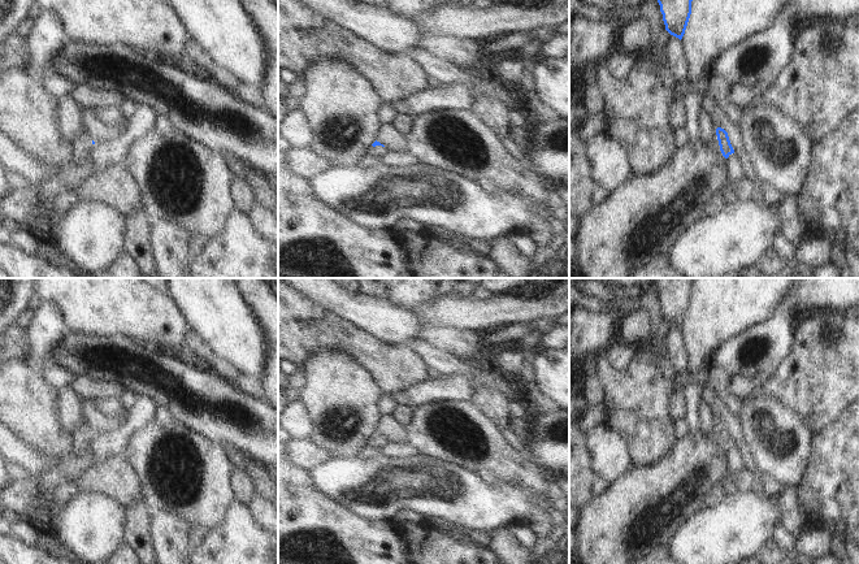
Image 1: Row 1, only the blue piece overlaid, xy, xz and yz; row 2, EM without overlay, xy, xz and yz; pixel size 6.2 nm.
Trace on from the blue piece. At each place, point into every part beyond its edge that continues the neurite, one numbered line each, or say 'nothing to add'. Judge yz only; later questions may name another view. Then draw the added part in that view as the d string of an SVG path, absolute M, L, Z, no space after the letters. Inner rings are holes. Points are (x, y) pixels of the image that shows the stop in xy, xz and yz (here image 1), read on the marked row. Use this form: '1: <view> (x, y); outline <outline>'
1: yz (734, 168); outline M734 152L729 155L725 162L728 170L728 183L733 186L734 182L738 182L743 178L743 166L738 155Z

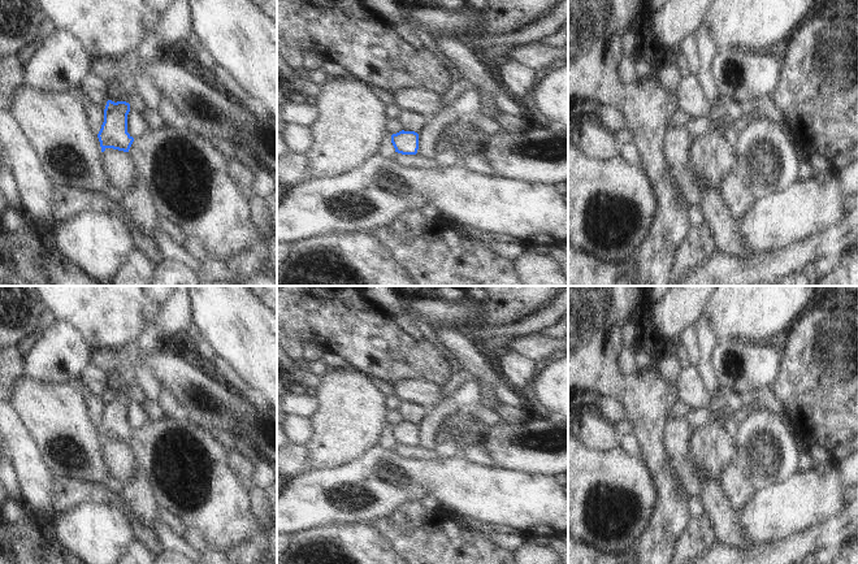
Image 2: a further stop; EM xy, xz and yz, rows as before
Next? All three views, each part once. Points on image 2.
nothing to add

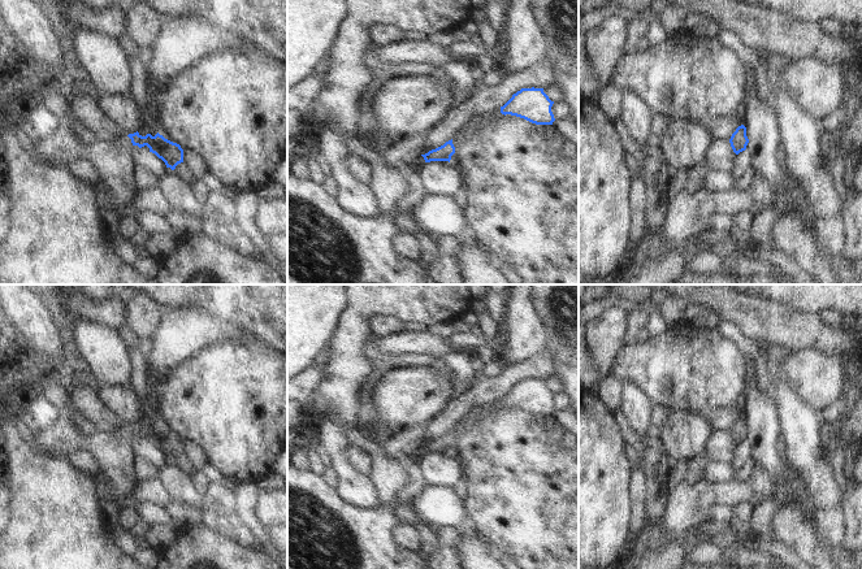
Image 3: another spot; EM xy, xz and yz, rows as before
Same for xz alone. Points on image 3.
nothing to add

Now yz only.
nothing to add

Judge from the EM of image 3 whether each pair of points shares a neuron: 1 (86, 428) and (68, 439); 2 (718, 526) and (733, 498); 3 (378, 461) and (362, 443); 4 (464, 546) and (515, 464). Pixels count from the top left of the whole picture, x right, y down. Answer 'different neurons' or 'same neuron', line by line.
1: different neurons
2: different neurons
3: same neuron
4: different neurons

